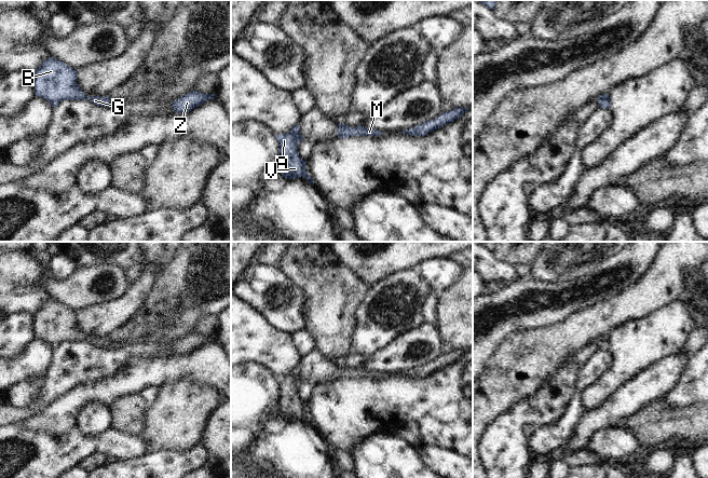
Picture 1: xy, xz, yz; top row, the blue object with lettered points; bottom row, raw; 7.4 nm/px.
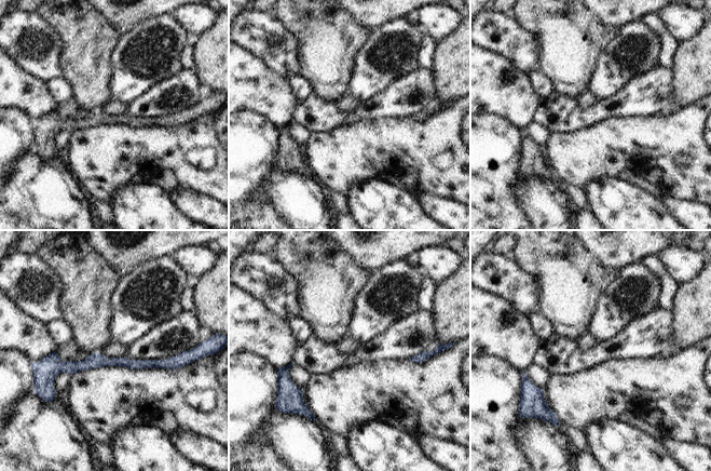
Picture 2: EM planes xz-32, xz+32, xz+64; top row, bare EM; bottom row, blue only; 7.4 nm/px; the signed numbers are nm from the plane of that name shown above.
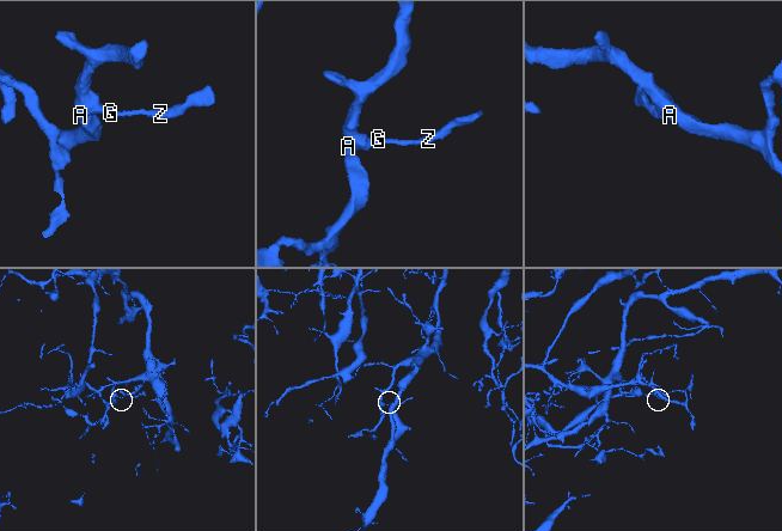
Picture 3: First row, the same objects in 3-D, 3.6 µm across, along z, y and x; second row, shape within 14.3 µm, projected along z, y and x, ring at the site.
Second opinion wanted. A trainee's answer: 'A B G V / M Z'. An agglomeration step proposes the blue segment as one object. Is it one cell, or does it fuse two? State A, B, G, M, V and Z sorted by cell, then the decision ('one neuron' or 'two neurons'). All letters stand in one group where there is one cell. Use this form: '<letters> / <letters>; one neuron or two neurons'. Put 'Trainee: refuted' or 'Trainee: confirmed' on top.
Trainee: refuted
A B G M V Z; one neuron

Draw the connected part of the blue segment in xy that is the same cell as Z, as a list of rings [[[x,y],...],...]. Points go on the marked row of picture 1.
[[[192,91],[173,101],[172,109],[178,113],[186,113],[191,109],[204,104],[208,99],[215,99],[215,95]]]

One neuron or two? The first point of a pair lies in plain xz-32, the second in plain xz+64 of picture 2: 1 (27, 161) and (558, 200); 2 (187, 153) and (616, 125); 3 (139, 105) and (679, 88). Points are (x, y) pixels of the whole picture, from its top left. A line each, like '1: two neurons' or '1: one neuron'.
1: one neuron
2: one neuron
3: two neurons

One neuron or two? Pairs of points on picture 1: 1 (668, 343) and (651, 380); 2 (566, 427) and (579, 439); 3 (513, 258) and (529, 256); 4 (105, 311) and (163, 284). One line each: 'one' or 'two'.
1: two
2: two
3: one
4: two

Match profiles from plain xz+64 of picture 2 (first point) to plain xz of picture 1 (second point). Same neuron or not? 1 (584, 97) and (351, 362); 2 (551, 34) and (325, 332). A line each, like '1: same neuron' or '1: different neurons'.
1: same neuron
2: same neuron

